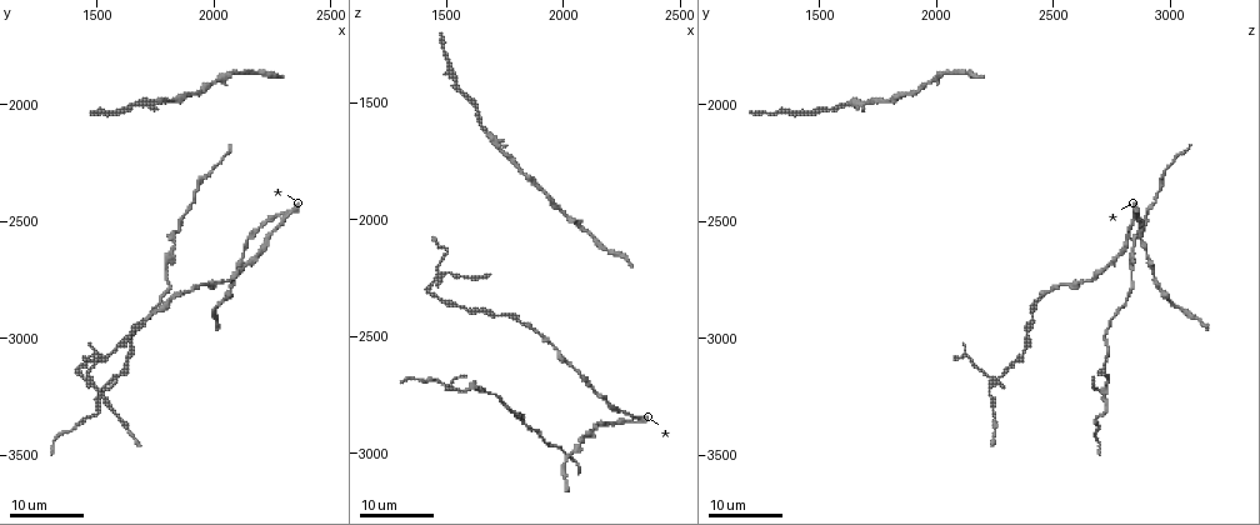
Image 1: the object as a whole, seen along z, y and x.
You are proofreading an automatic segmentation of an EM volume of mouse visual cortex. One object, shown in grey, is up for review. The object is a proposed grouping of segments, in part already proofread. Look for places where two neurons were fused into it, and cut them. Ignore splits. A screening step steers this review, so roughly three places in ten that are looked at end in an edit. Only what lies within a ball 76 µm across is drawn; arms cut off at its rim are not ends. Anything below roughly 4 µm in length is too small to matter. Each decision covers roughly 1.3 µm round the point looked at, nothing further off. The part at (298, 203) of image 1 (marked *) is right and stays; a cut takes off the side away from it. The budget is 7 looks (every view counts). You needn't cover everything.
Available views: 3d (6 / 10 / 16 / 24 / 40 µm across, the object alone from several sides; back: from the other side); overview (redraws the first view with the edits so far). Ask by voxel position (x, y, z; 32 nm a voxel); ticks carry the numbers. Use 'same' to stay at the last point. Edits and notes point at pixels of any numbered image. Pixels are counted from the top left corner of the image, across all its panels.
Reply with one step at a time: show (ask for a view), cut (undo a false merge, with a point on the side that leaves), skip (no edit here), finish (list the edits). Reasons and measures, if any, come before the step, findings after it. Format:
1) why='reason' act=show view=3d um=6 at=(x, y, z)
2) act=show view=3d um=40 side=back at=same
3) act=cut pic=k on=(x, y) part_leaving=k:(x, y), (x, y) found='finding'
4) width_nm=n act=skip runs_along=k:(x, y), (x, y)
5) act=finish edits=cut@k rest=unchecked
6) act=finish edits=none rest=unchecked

why='narrows sharply' act=show view=3d um=16 at=(2130, 2640, 2900)

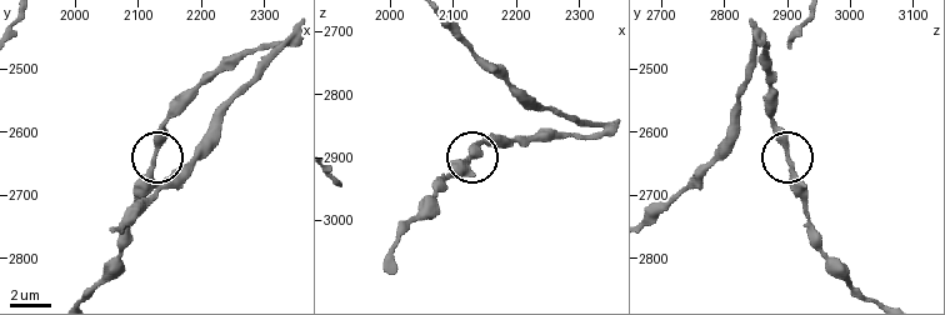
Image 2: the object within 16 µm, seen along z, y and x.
why='zoom in' act=show view=3d um=6 at=(2125, 2640, 2905)

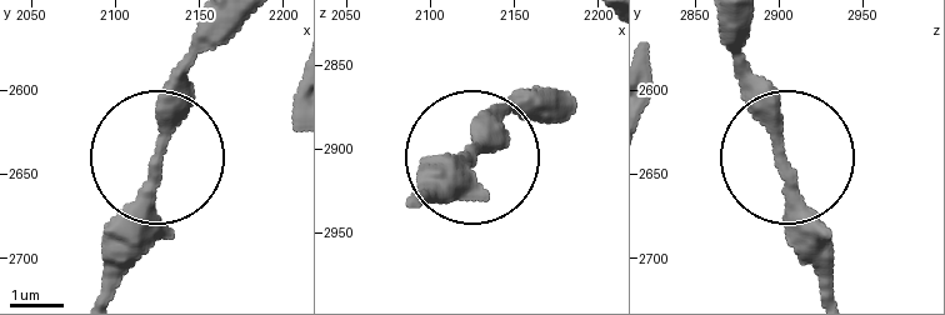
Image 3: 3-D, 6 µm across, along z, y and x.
act=skip runs_along=3:(729, 33), (824, 288) found='one neuron here'

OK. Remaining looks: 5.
why='a narrow waist' act=show view=3d um=24 at=(1870, 2480, 2910)

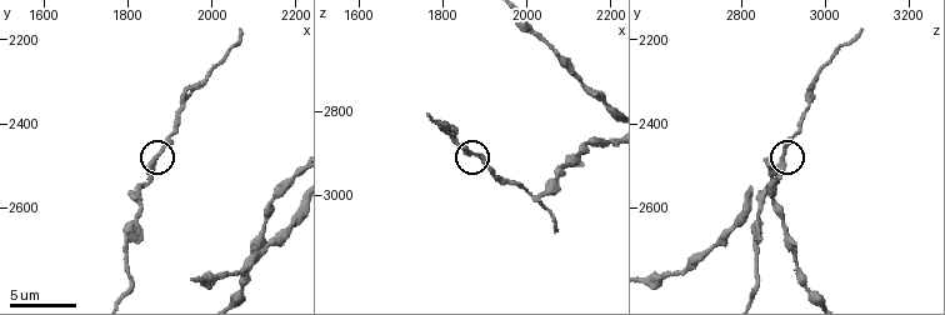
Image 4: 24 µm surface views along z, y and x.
act=show view=3d um=10 at=(1880, 2470, 2905)

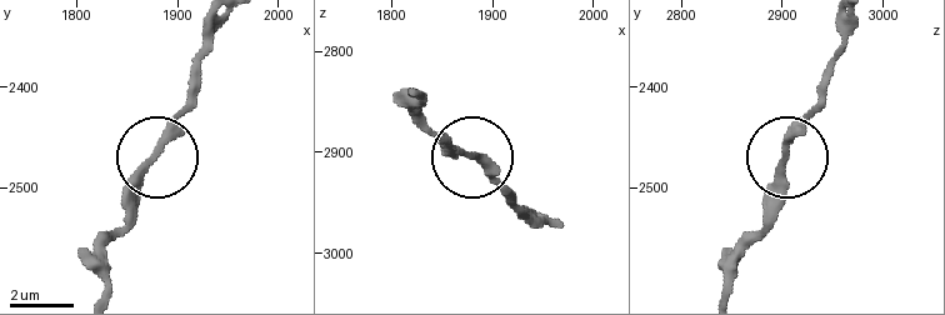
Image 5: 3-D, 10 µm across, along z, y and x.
act=show view=3d um=10 side=back at=(1872, 2468, 2898)

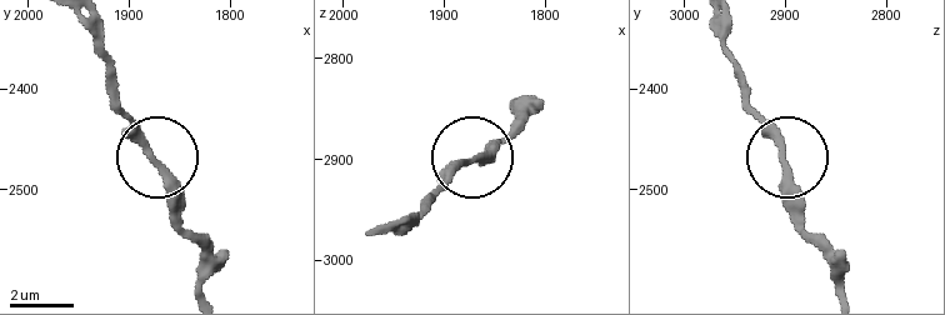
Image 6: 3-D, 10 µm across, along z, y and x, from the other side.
width_nm=240 act=skip found='one neuron here'

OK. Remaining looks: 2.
why='thick turns thin' act=show view=3d um=16 at=(2020, 2765, 2615)

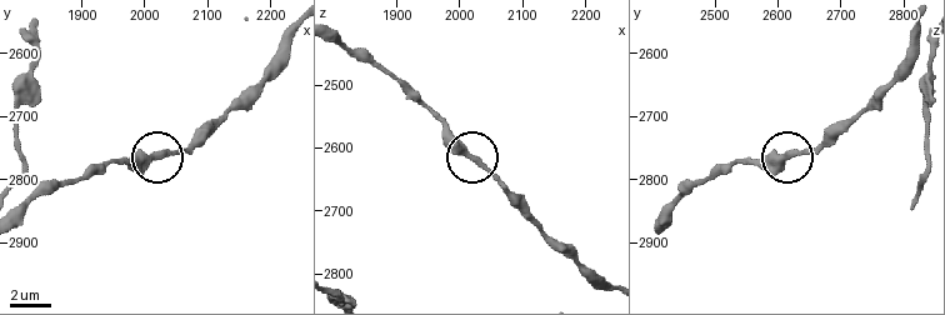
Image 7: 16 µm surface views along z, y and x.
width_nm=310 act=skip runs_along=7:(294, 36), (285, 51), (190, 146), (154, 158), (111, 158) found='one neuron here'

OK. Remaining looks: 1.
act=finish edits=none rest=unchecked

